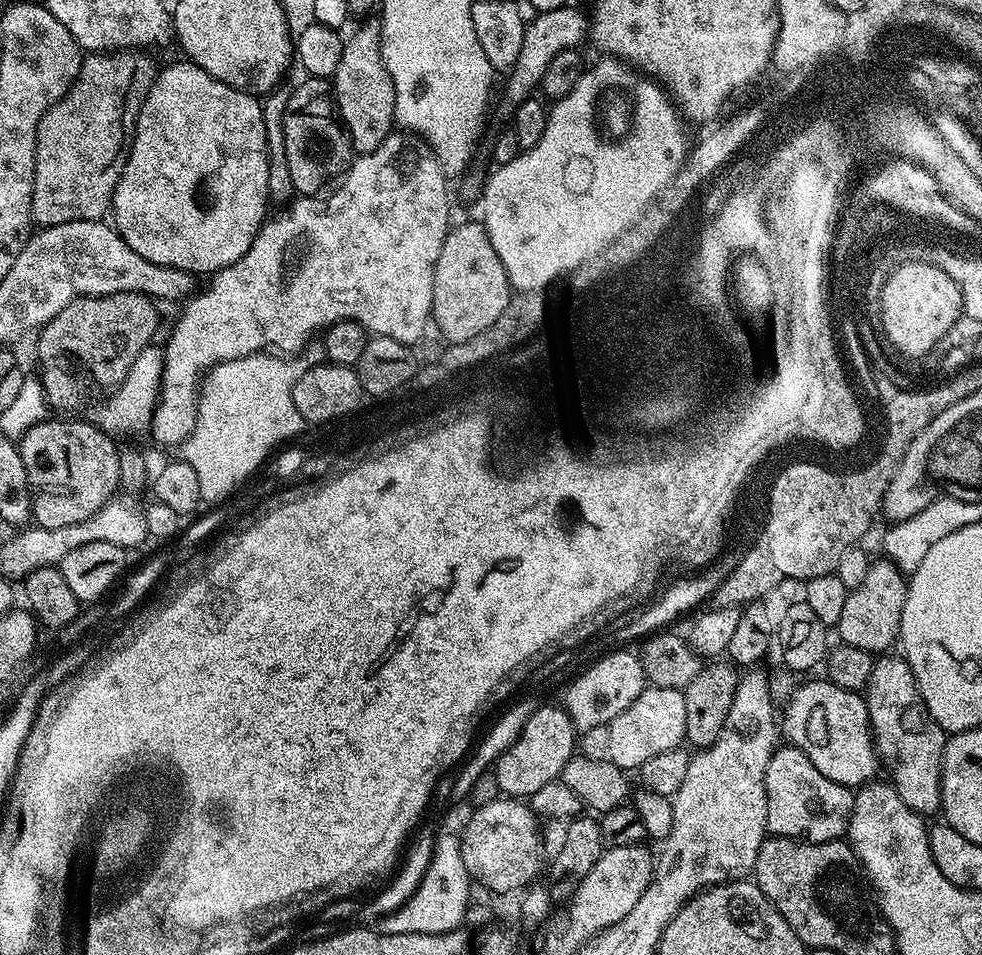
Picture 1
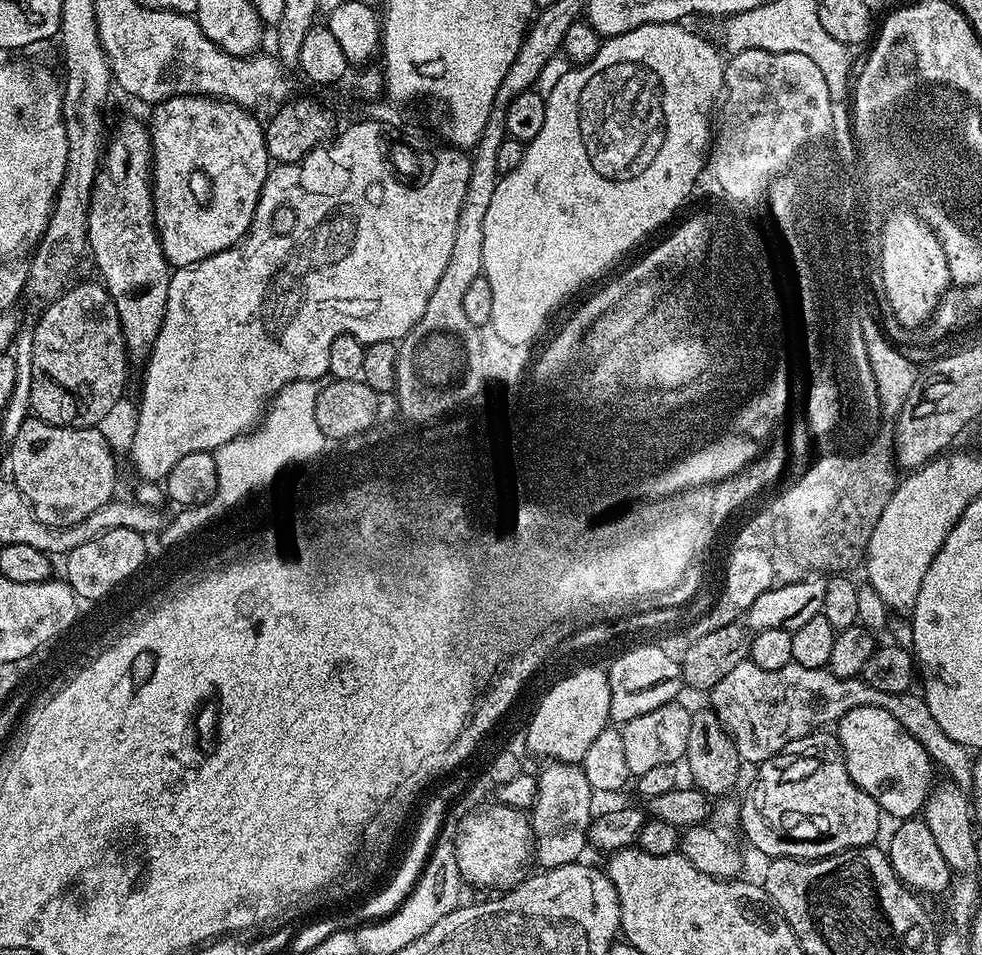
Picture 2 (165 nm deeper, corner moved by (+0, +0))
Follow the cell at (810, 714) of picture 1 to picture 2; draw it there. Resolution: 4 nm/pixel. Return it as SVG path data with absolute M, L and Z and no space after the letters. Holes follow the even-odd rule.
M858 706L839 720L835 725L834 735L844 750L844 765L850 778L862 790L866 790L870 798L874 798L874 802L885 817L893 816L893 821L899 822L921 815L928 794L934 787L934 779L932 780L934 765L926 750L918 742L918 738L914 738L914 734L910 734L910 730L902 726L902 722L896 721L893 716L886 714L886 710L878 706Z

